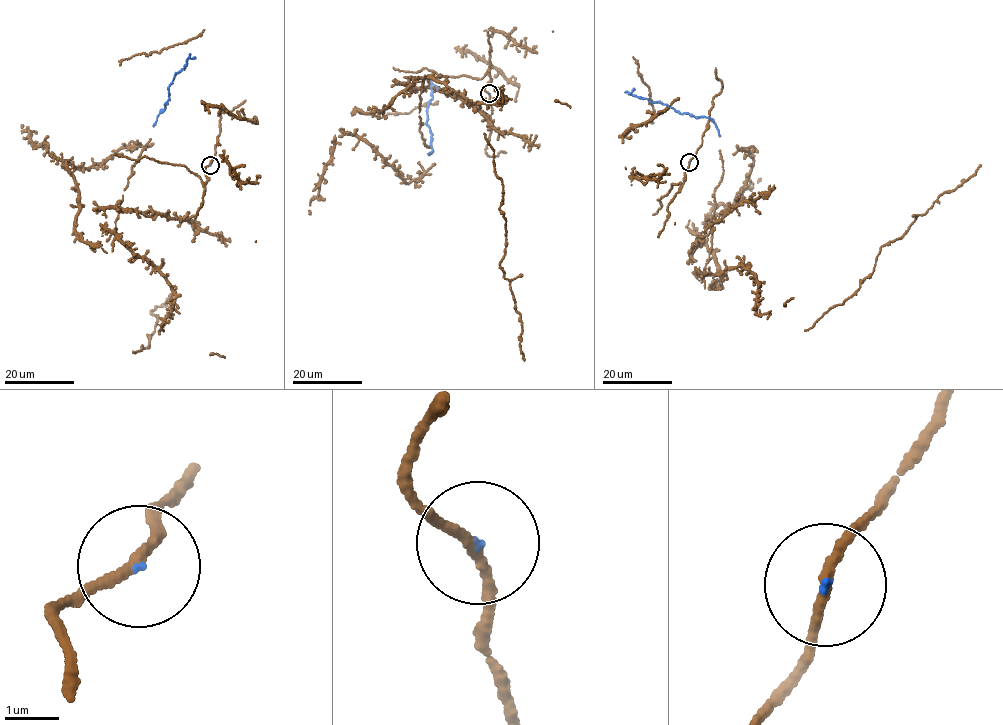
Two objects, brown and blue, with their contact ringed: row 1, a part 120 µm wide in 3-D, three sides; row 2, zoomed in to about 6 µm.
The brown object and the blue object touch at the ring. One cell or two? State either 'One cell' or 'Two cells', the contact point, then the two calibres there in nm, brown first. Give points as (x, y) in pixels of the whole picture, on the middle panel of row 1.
One cell. Place: (489, 93). Thickness 170 nm (brown) against 50 nm

